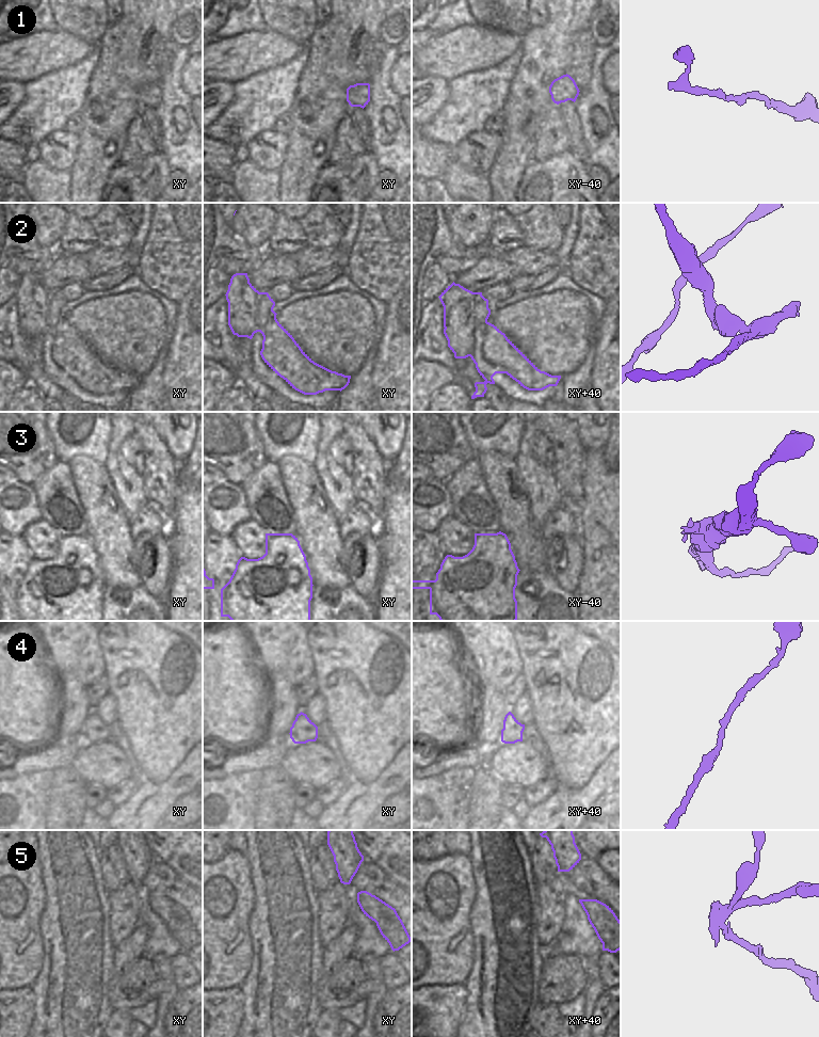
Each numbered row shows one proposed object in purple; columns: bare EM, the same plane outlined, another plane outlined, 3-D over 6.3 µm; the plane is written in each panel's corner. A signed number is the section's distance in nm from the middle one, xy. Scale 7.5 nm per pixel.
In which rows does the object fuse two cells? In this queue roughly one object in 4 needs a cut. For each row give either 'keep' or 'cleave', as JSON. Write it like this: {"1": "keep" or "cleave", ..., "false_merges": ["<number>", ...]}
{"1": "keep", "2": "cleave", "3": "keep", "4": "keep", "5": "cleave", "false_merges": ["2", "5"]}

